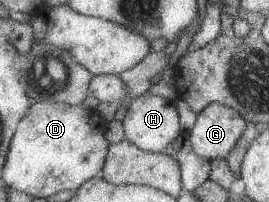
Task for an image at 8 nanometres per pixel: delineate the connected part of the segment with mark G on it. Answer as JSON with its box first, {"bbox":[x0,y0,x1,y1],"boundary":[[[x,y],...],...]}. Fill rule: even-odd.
{"bbox":[189,102,248,162],"boundary":[[[215,102],[197,114],[196,123],[189,131],[190,138],[197,155],[212,162],[231,153],[248,125],[241,112]]]}

